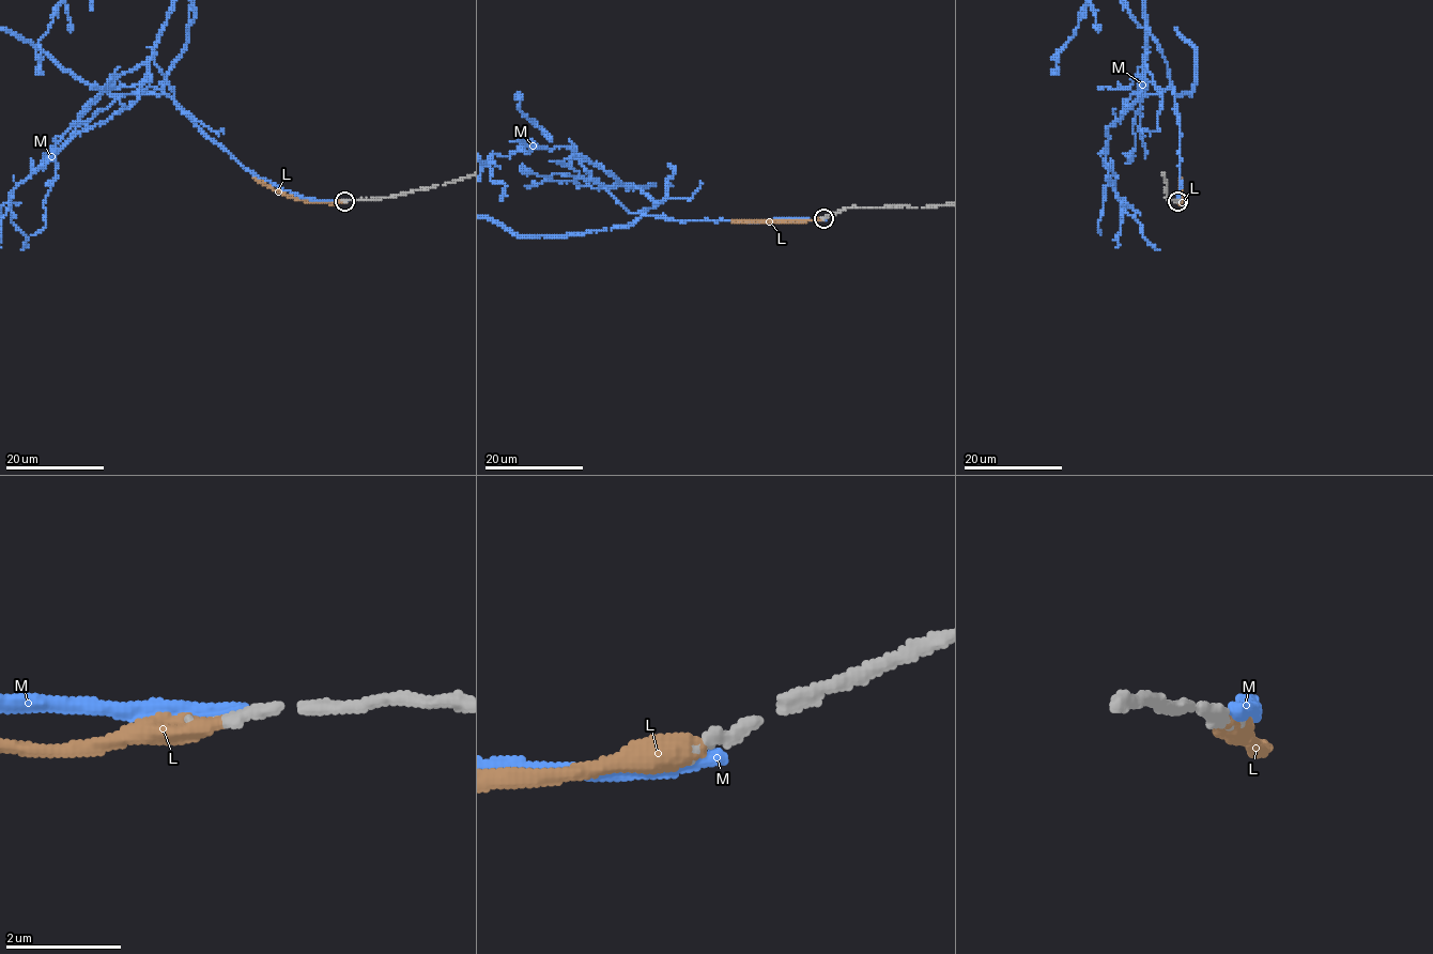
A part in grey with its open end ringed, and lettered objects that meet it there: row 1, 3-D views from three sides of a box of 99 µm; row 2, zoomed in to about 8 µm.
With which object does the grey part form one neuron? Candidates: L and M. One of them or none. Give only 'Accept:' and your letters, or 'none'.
Accept: L

